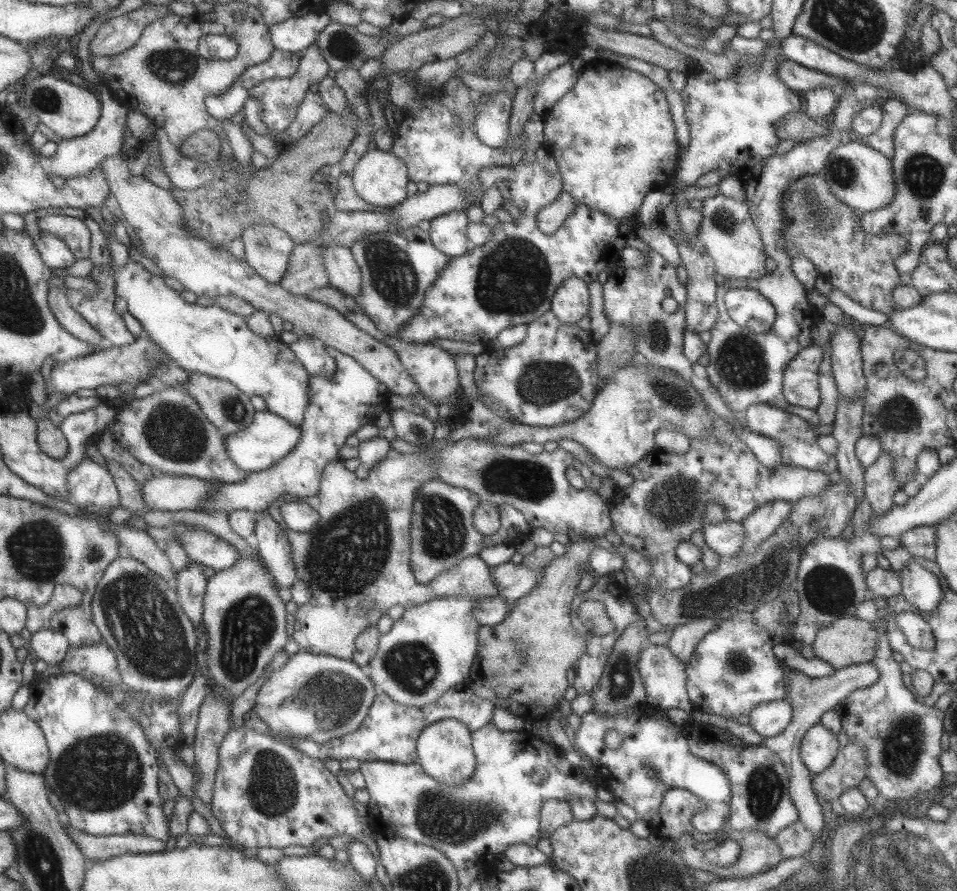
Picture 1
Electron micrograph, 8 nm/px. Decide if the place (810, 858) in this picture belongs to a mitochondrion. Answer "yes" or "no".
no

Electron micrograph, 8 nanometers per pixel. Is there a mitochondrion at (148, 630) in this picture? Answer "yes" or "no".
yes

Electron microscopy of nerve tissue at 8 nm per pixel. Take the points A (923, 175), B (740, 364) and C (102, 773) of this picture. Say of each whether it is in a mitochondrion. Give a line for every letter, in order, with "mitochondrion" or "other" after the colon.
A: mitochondrion
B: mitochondrion
C: mitochondrion

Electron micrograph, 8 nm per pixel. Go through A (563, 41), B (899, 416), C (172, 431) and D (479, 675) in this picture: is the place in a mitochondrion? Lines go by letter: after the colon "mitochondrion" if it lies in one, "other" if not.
A: other
B: mitochondrion
C: mitochondrion
D: mitochondrion

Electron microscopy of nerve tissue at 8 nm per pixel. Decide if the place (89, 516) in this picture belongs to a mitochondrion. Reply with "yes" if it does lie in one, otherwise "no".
no

